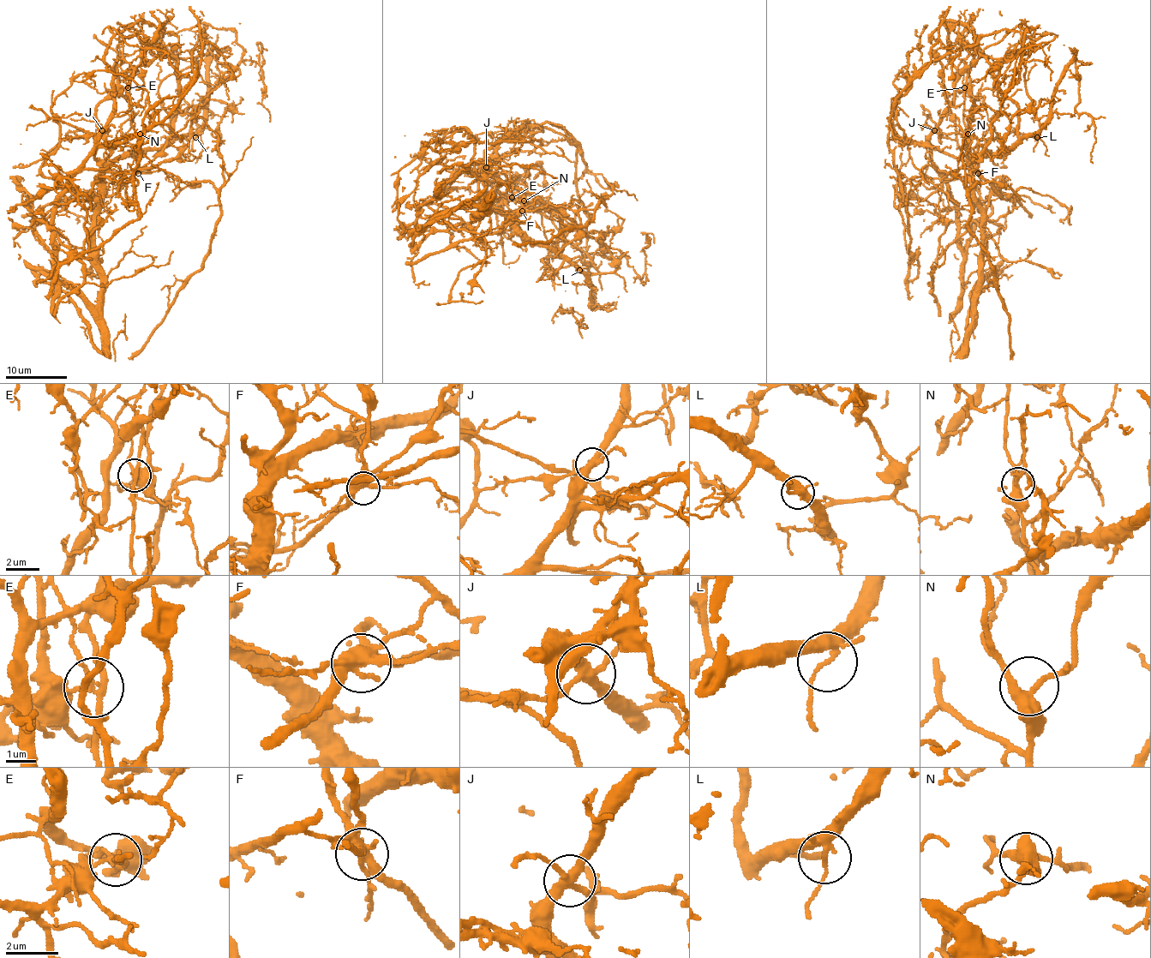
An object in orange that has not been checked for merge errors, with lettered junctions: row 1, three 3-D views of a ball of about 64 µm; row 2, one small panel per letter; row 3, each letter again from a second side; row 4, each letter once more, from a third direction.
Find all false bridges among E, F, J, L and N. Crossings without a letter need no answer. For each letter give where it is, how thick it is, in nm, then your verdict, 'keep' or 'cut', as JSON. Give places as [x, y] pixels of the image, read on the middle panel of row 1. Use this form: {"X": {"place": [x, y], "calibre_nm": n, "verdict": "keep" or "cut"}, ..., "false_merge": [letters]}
{"E": {"place": [512, 197], "calibre_nm": 200, "verdict": "cut"}, "F": {"place": [522, 211], "calibre_nm": 420, "verdict": "cut"}, "J": {"place": [486, 167], "calibre_nm": 340, "verdict": "cut"}, "L": {"place": [579, 270], "calibre_nm": 200, "verdict": "keep"}, "N": {"place": [524, 200], "calibre_nm": 360, "verdict": "keep"}, "false_merge": ["E", "F", "J"]}

